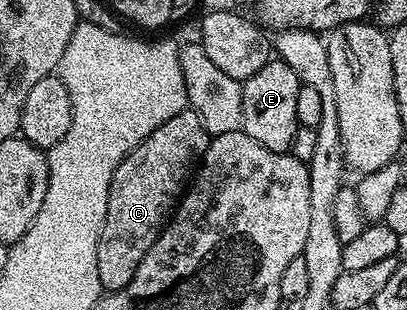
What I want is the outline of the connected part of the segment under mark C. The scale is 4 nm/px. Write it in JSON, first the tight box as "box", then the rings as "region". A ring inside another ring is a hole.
{"box":[98,109,209,292],"region":[[[186,109],[178,113],[178,117],[170,117],[150,137],[146,137],[119,163],[111,178],[110,194],[107,198],[106,221],[103,223],[102,233],[98,241],[98,279],[101,290],[105,292],[117,291],[125,288],[134,277],[142,258],[149,251],[154,241],[163,231],[181,195],[176,187],[186,187],[193,174],[194,165],[199,164],[208,147],[209,133],[198,121],[198,113]]]}

